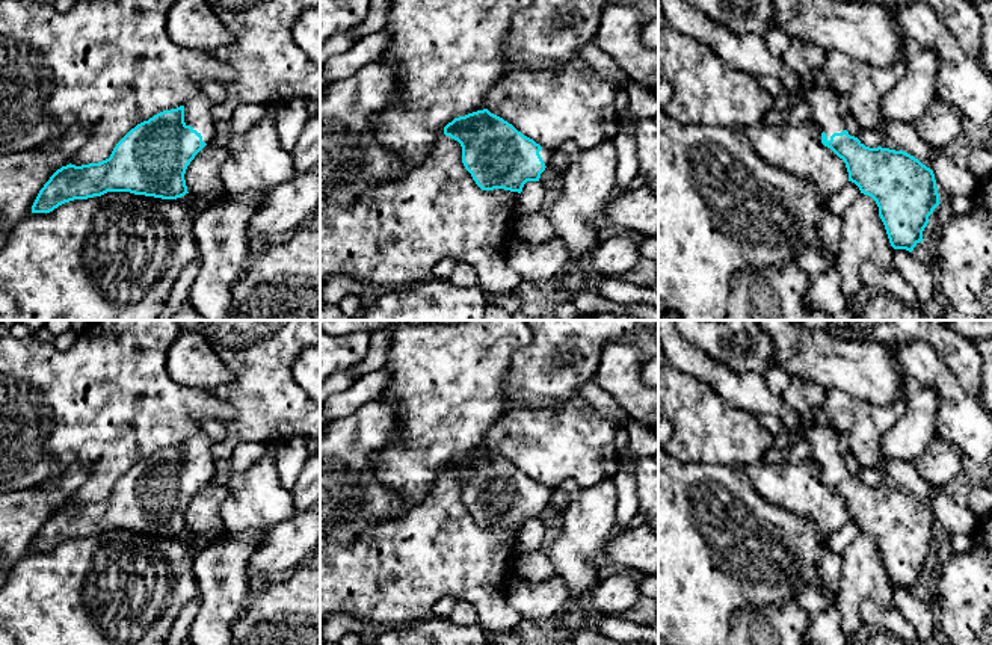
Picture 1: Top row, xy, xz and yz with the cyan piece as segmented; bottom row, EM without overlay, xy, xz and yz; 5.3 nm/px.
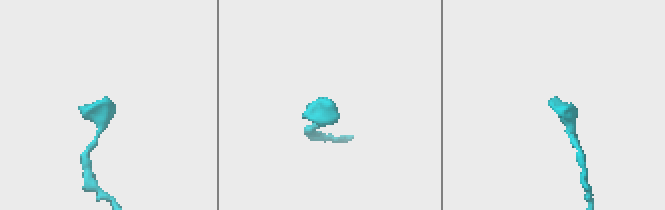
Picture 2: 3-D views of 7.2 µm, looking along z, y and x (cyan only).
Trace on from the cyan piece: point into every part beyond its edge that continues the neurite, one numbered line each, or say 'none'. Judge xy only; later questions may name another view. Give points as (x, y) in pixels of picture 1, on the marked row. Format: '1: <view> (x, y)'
1: xy (198, 111)

